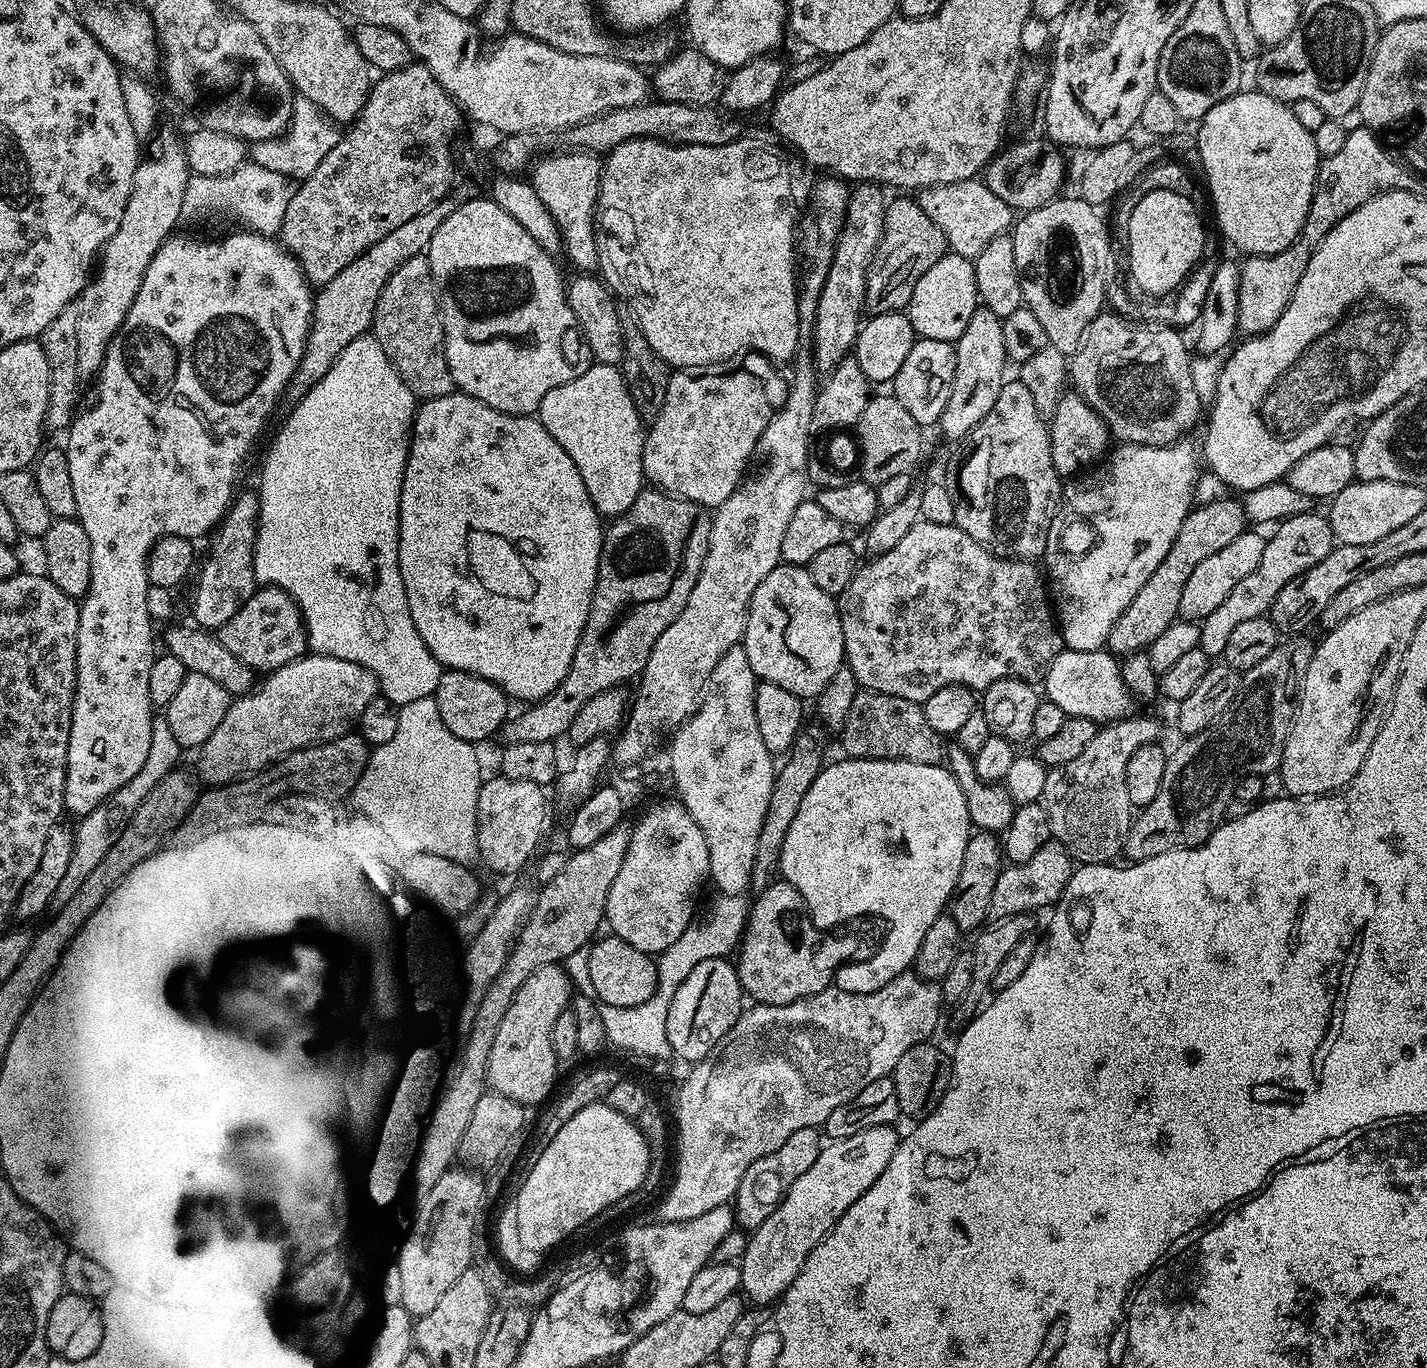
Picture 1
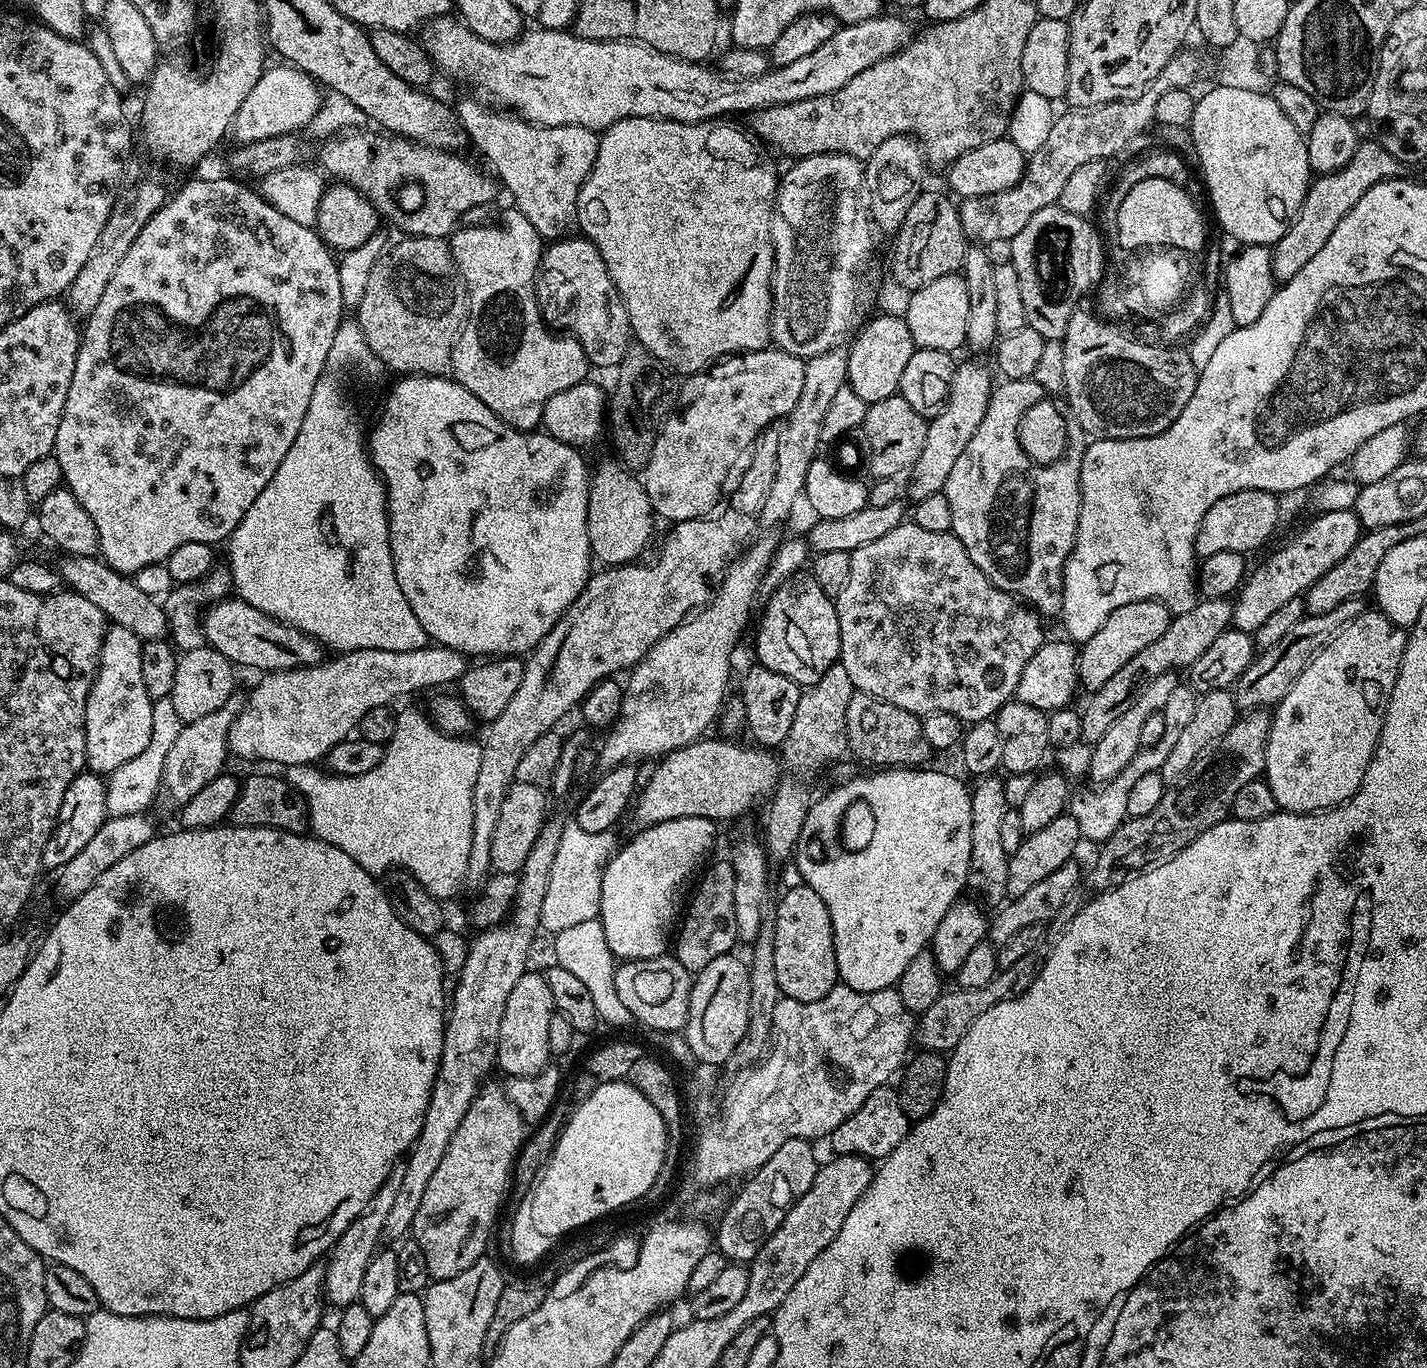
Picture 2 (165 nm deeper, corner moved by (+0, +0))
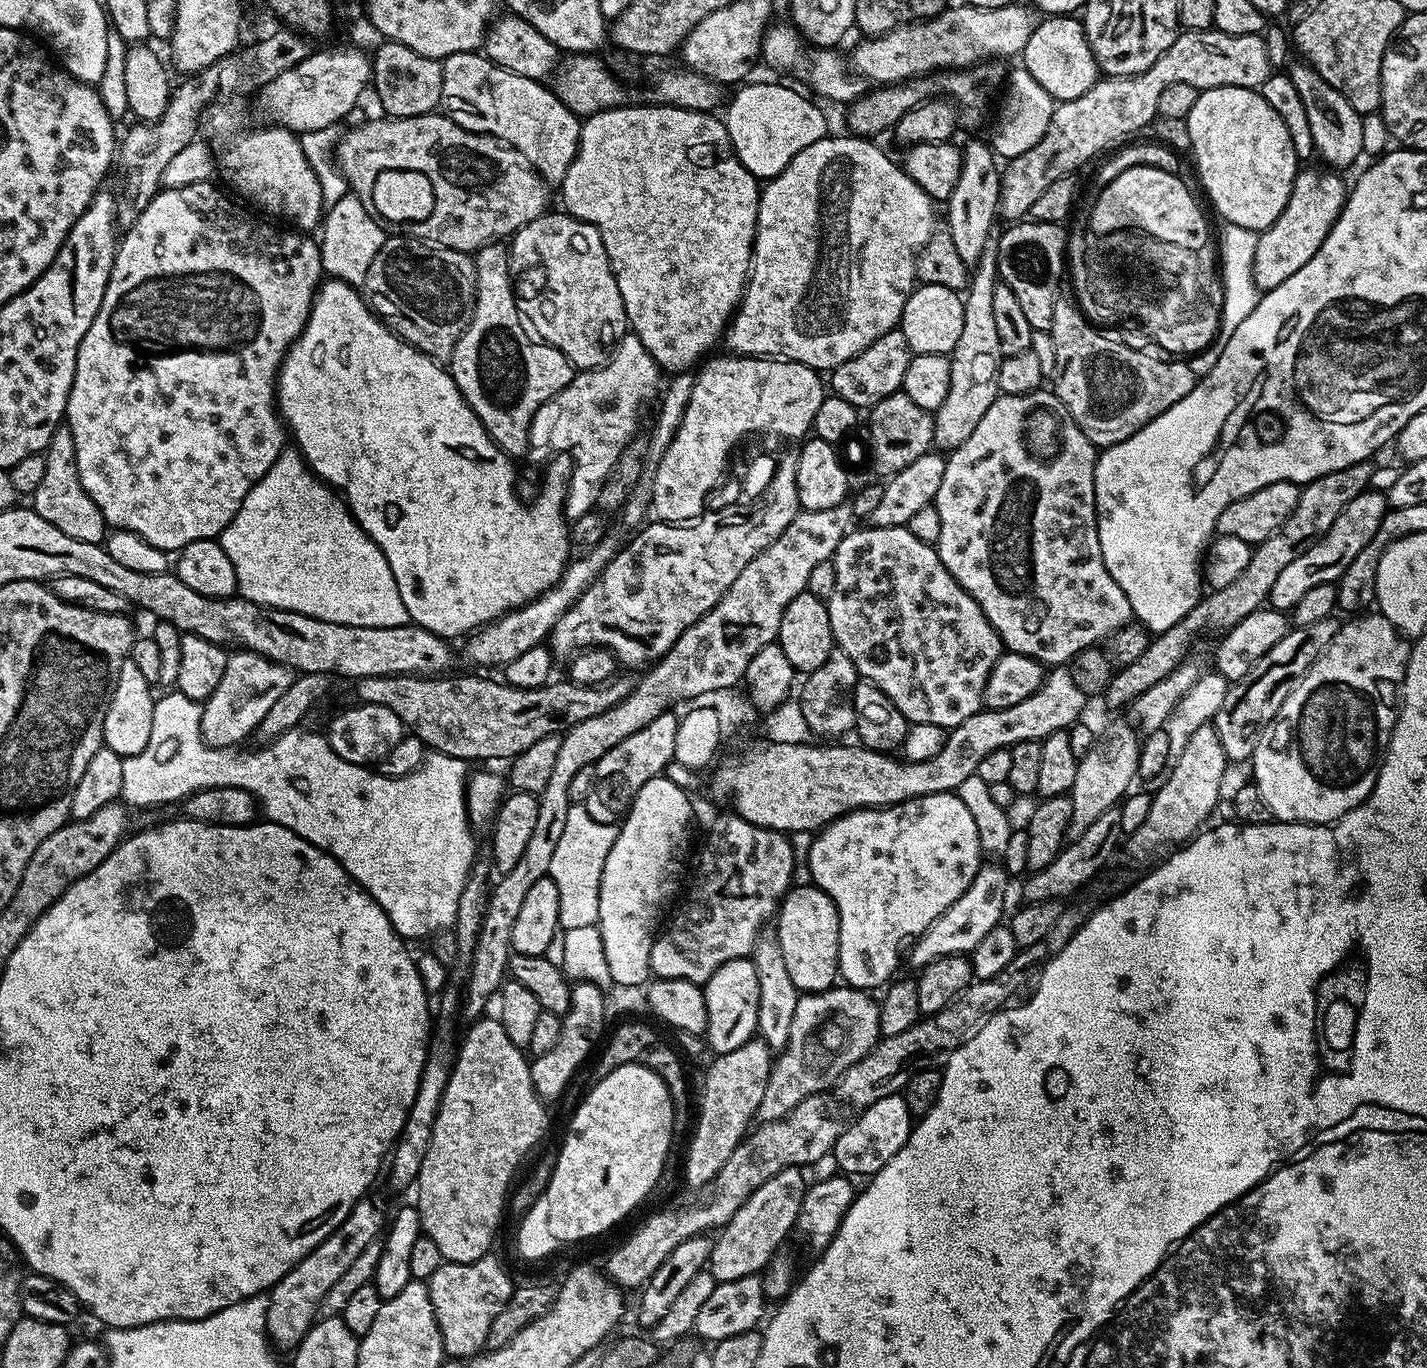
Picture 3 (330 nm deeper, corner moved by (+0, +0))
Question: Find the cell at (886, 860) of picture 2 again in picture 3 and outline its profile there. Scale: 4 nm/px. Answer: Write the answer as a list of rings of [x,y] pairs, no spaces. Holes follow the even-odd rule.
[[[956,792],[930,794],[889,808],[859,808],[846,812],[820,829],[813,840],[816,841],[808,848],[811,883],[822,889],[838,910],[838,976],[847,987],[861,990],[879,989],[897,975],[900,960],[902,964],[900,947],[915,941],[938,914],[962,898],[982,863],[978,827]]]

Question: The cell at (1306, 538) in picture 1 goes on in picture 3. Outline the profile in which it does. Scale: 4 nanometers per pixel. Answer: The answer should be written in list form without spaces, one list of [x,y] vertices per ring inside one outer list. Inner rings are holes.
[[[1369,490],[1358,494],[1358,498],[1354,498],[1354,502],[1350,502],[1346,510],[1342,510],[1342,514],[1338,514],[1334,526],[1326,530],[1322,539],[1313,542],[1305,552],[1298,554],[1298,558],[1294,558],[1294,562],[1290,562],[1290,566],[1282,569],[1282,574],[1278,574],[1270,590],[1268,604],[1282,613],[1287,613],[1294,606],[1298,606],[1299,600],[1309,590],[1314,590],[1314,586],[1336,584],[1346,566],[1350,566],[1350,562],[1358,558],[1358,554],[1370,542],[1370,538],[1378,534],[1378,526],[1382,526],[1382,518],[1388,513],[1389,507],[1385,493]]]

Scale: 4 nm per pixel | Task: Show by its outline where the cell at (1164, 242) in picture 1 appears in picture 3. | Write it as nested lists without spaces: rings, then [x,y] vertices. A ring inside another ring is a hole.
[[[1150,166],[1126,170],[1118,174],[1118,178],[1110,182],[1110,186],[1095,193],[1096,201],[1092,204],[1088,220],[1100,231],[1119,232],[1121,224],[1136,224],[1166,240],[1176,240],[1176,244],[1188,244],[1188,248],[1196,248],[1196,244],[1209,244],[1208,220],[1204,217],[1199,202],[1192,197],[1191,190],[1180,178],[1175,172]]]

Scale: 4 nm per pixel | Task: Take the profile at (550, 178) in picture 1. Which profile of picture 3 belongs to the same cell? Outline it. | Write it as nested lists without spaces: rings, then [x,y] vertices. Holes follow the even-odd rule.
[[[479,51],[450,54],[442,63],[444,69],[440,103],[443,115],[449,116],[455,124],[468,132],[480,132],[512,145],[524,155],[526,162],[530,162],[530,166],[544,179],[545,184],[559,186],[566,178],[566,170],[570,170],[570,162],[574,162],[580,145],[581,117],[568,109],[547,83],[522,78],[522,74],[514,74],[498,66]]]

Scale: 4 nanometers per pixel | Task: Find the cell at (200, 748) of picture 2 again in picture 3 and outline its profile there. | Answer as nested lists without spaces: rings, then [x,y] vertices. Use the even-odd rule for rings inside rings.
[[[236,650],[231,653],[226,662],[226,670],[222,670],[222,678],[218,681],[218,687],[214,694],[202,704],[202,722],[200,729],[204,735],[204,741],[211,748],[231,748],[243,745],[243,740],[248,735],[259,729],[262,718],[286,694],[286,690],[292,684],[293,673],[286,666],[274,663],[264,656],[253,652]]]

